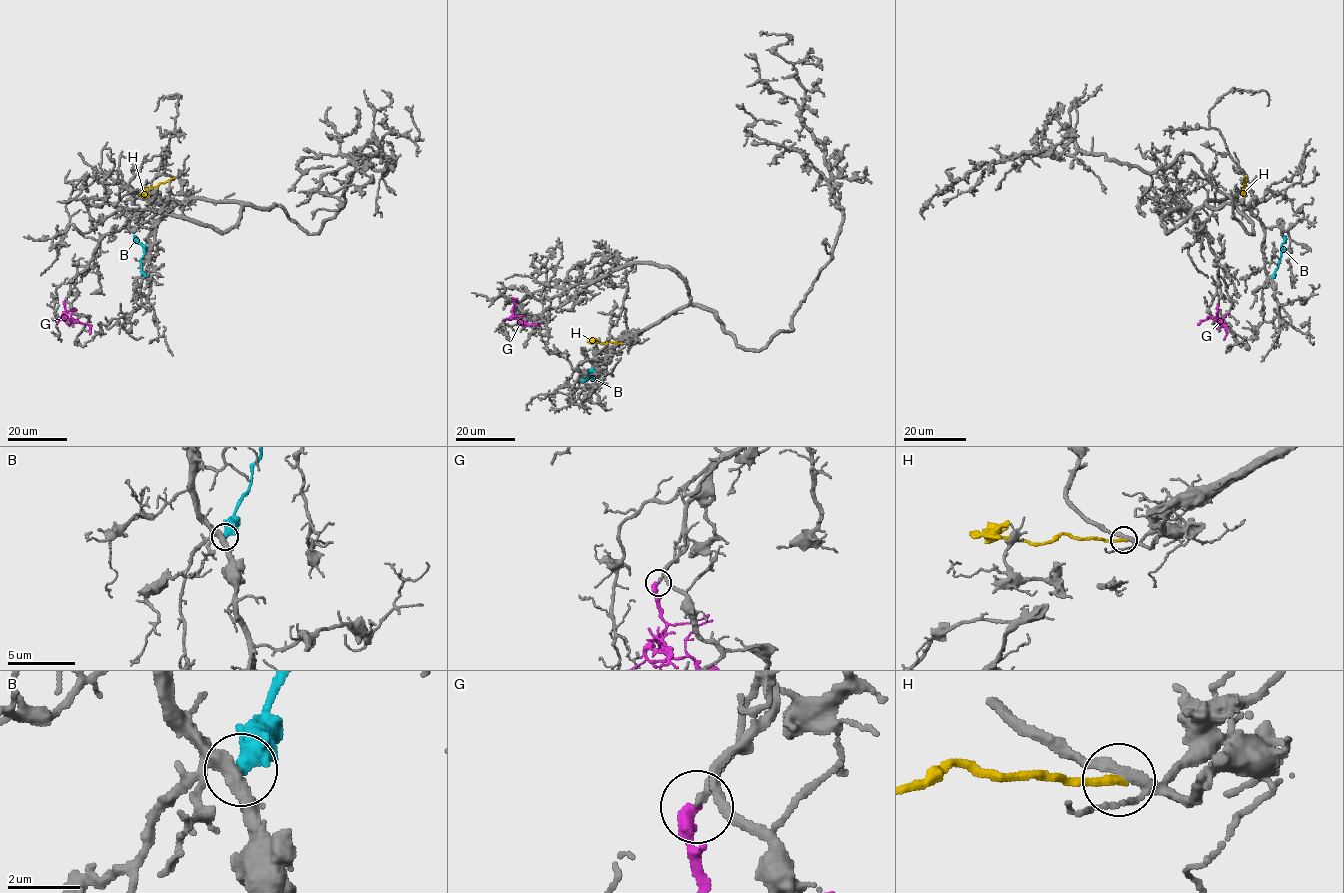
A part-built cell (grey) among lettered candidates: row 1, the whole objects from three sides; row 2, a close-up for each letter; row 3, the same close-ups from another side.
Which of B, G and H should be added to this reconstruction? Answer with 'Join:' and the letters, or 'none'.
Join: none

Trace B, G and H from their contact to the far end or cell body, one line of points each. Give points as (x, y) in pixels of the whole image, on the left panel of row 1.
B: (145, 276), (141, 270), (144, 248), (133, 235)
G: (64, 301), (66, 312), (61, 317), (88, 325), (89, 334)
H: (174, 177), (147, 188), (144, 197)

